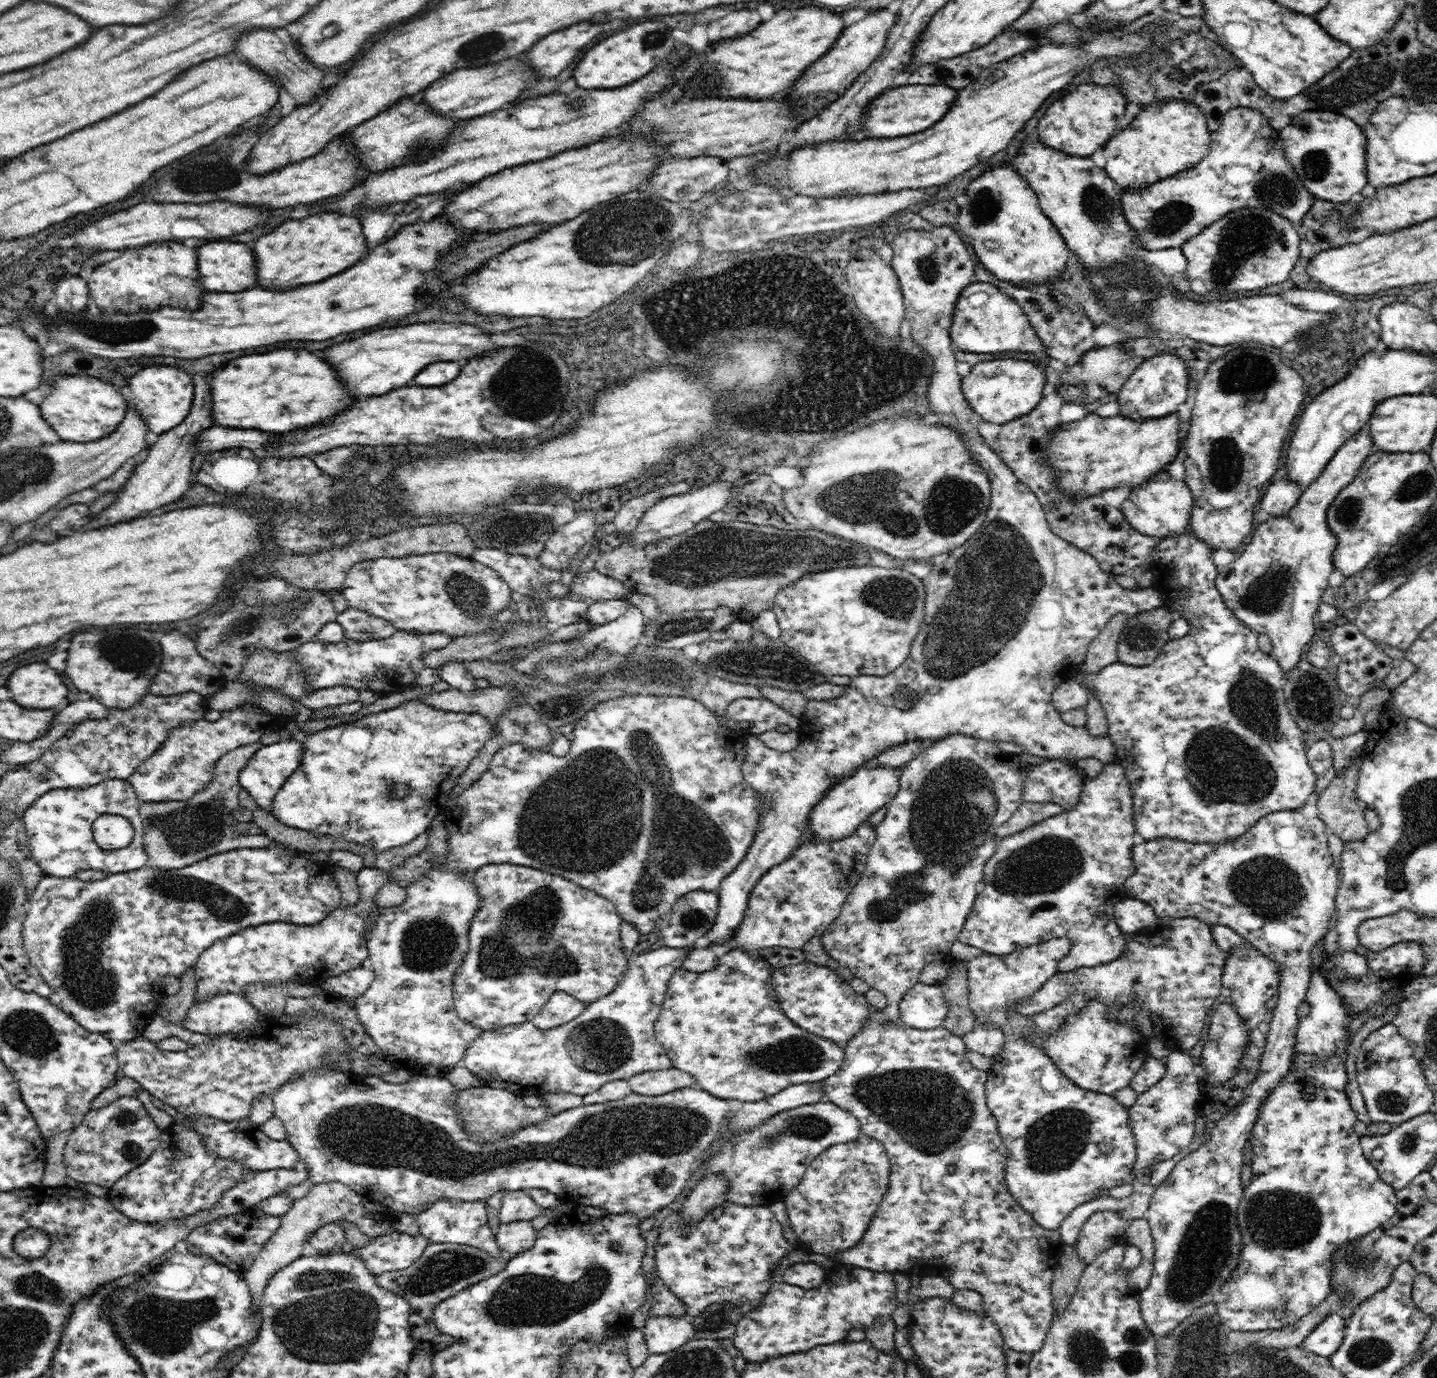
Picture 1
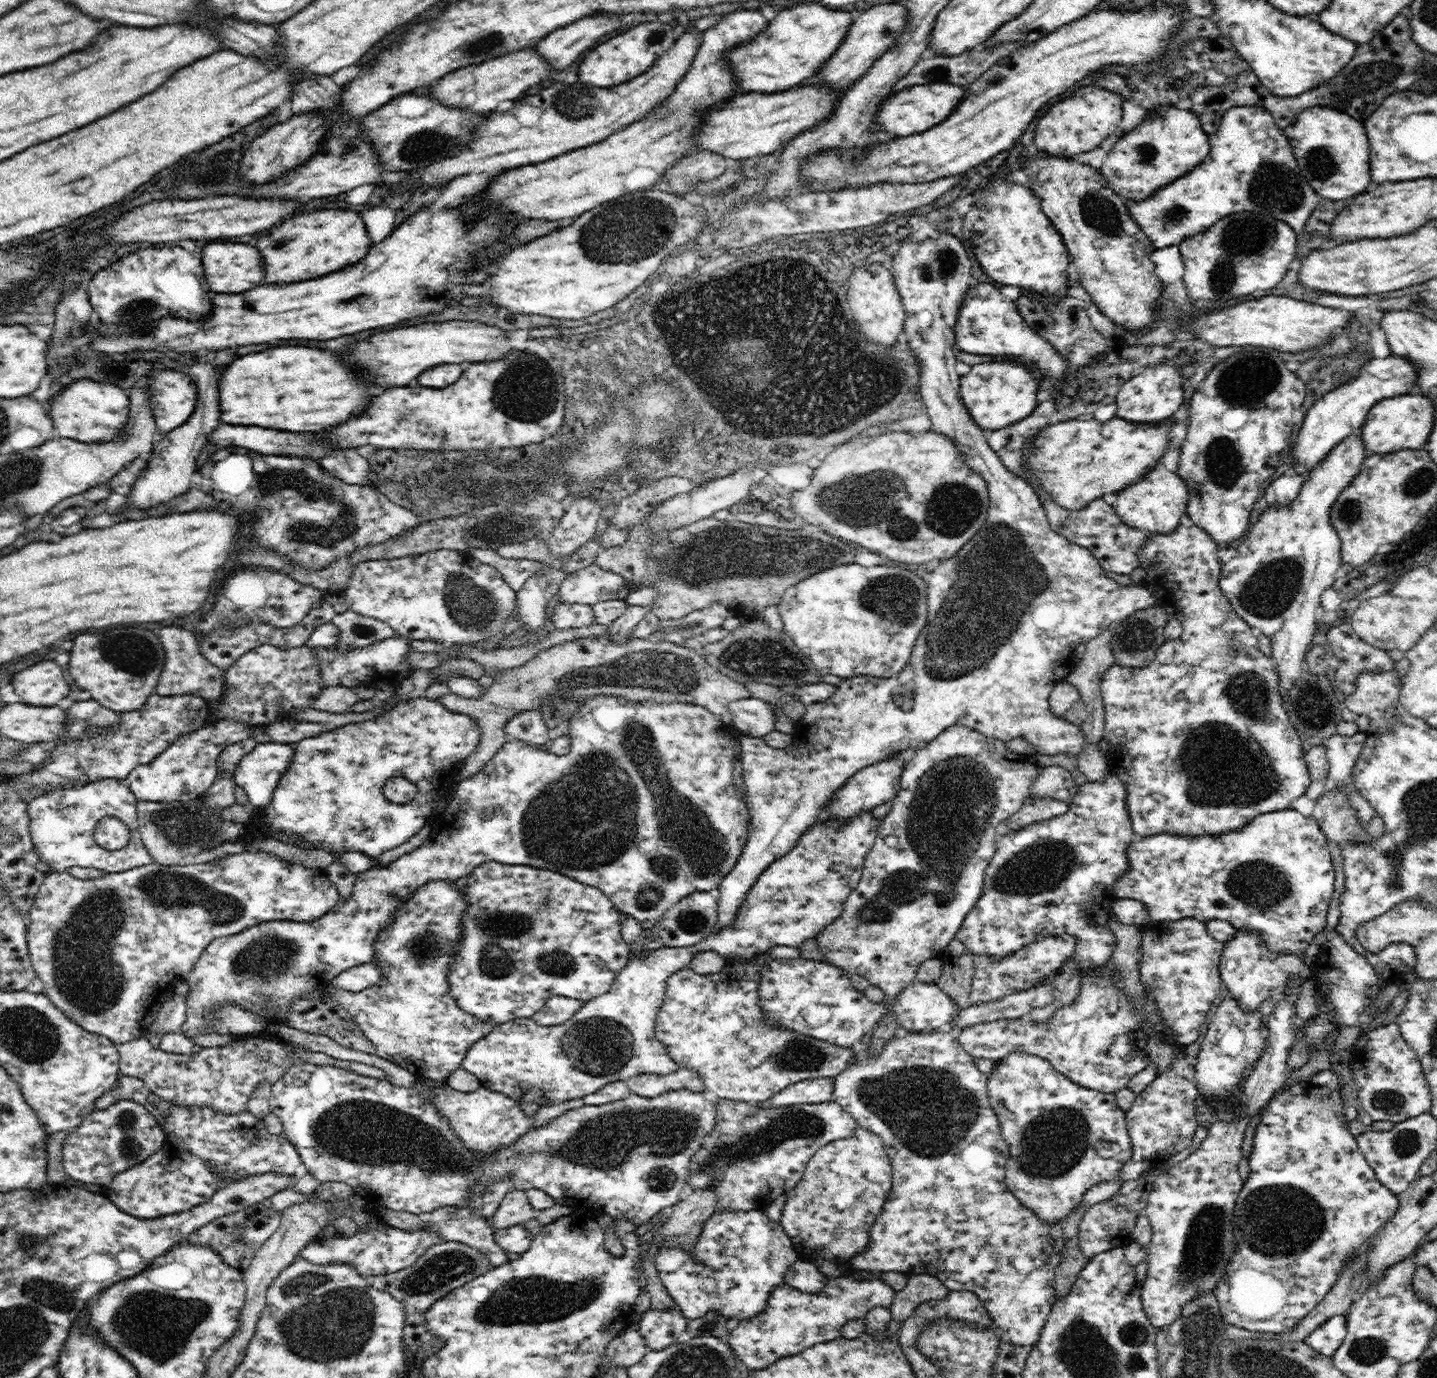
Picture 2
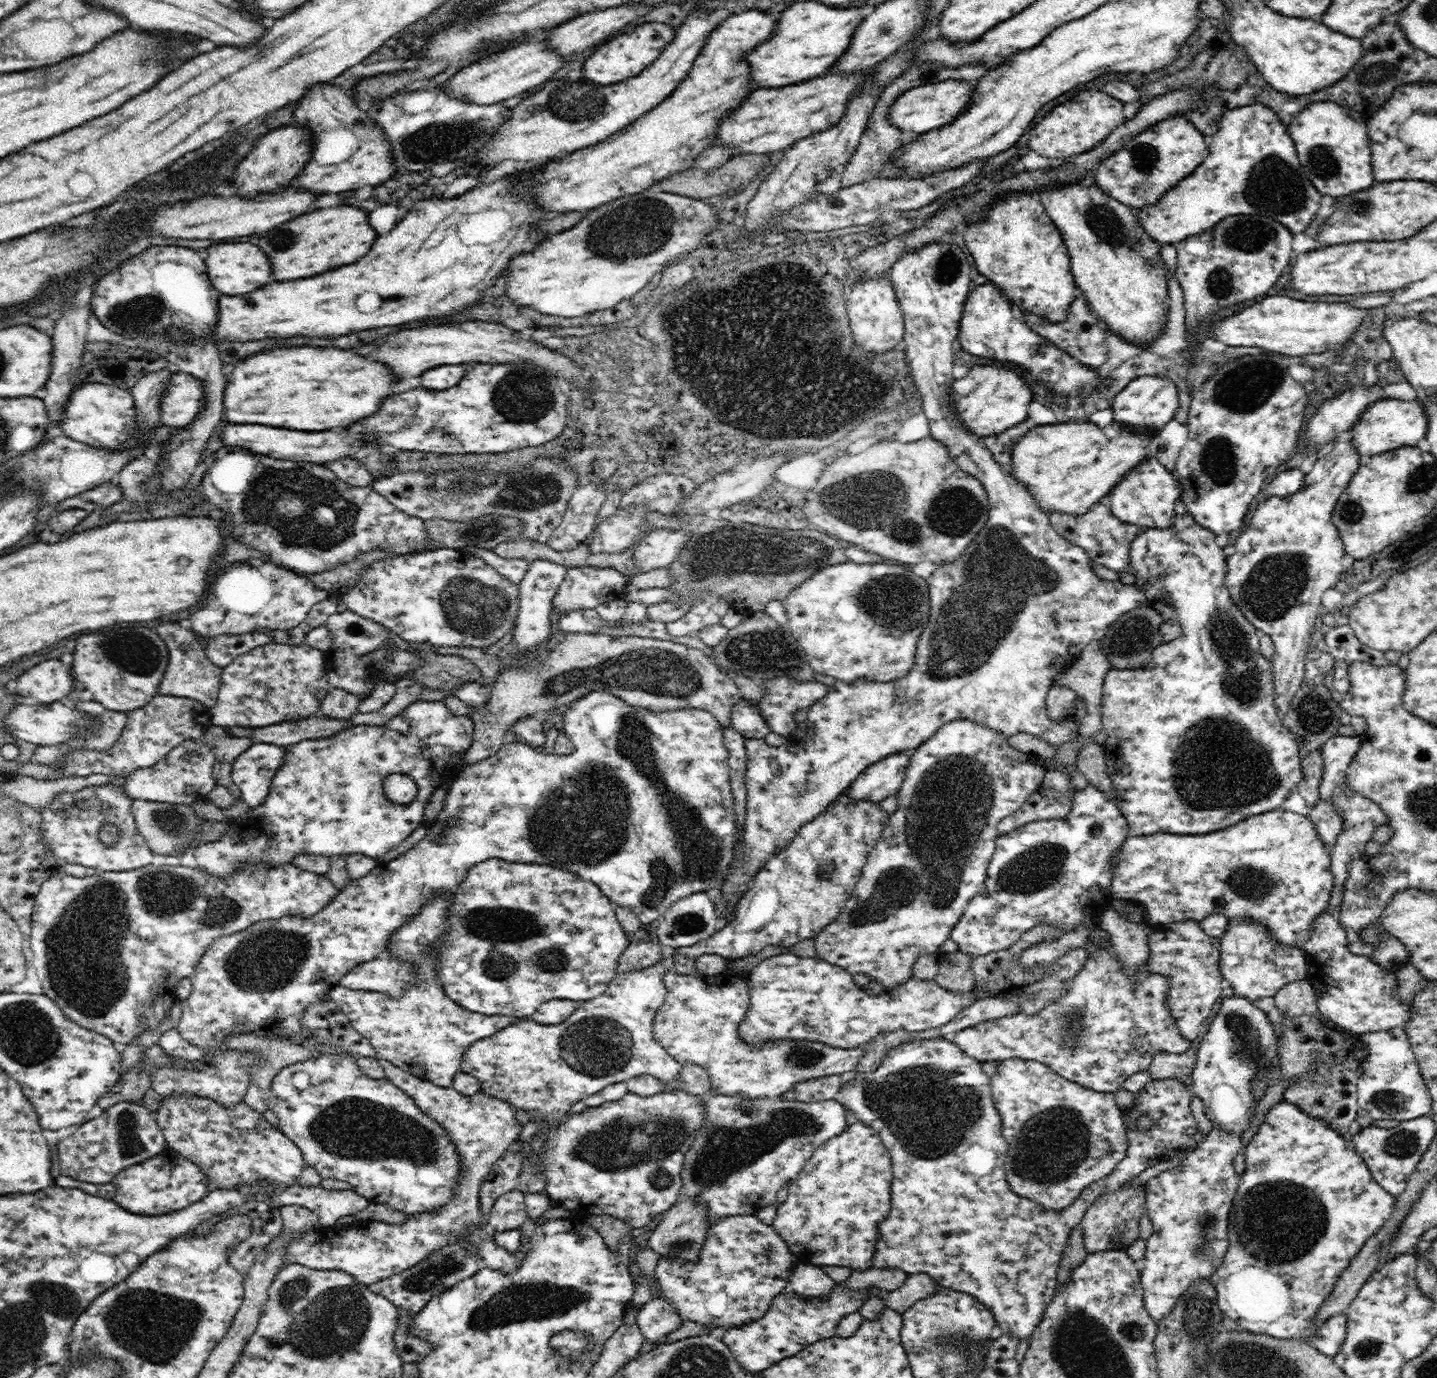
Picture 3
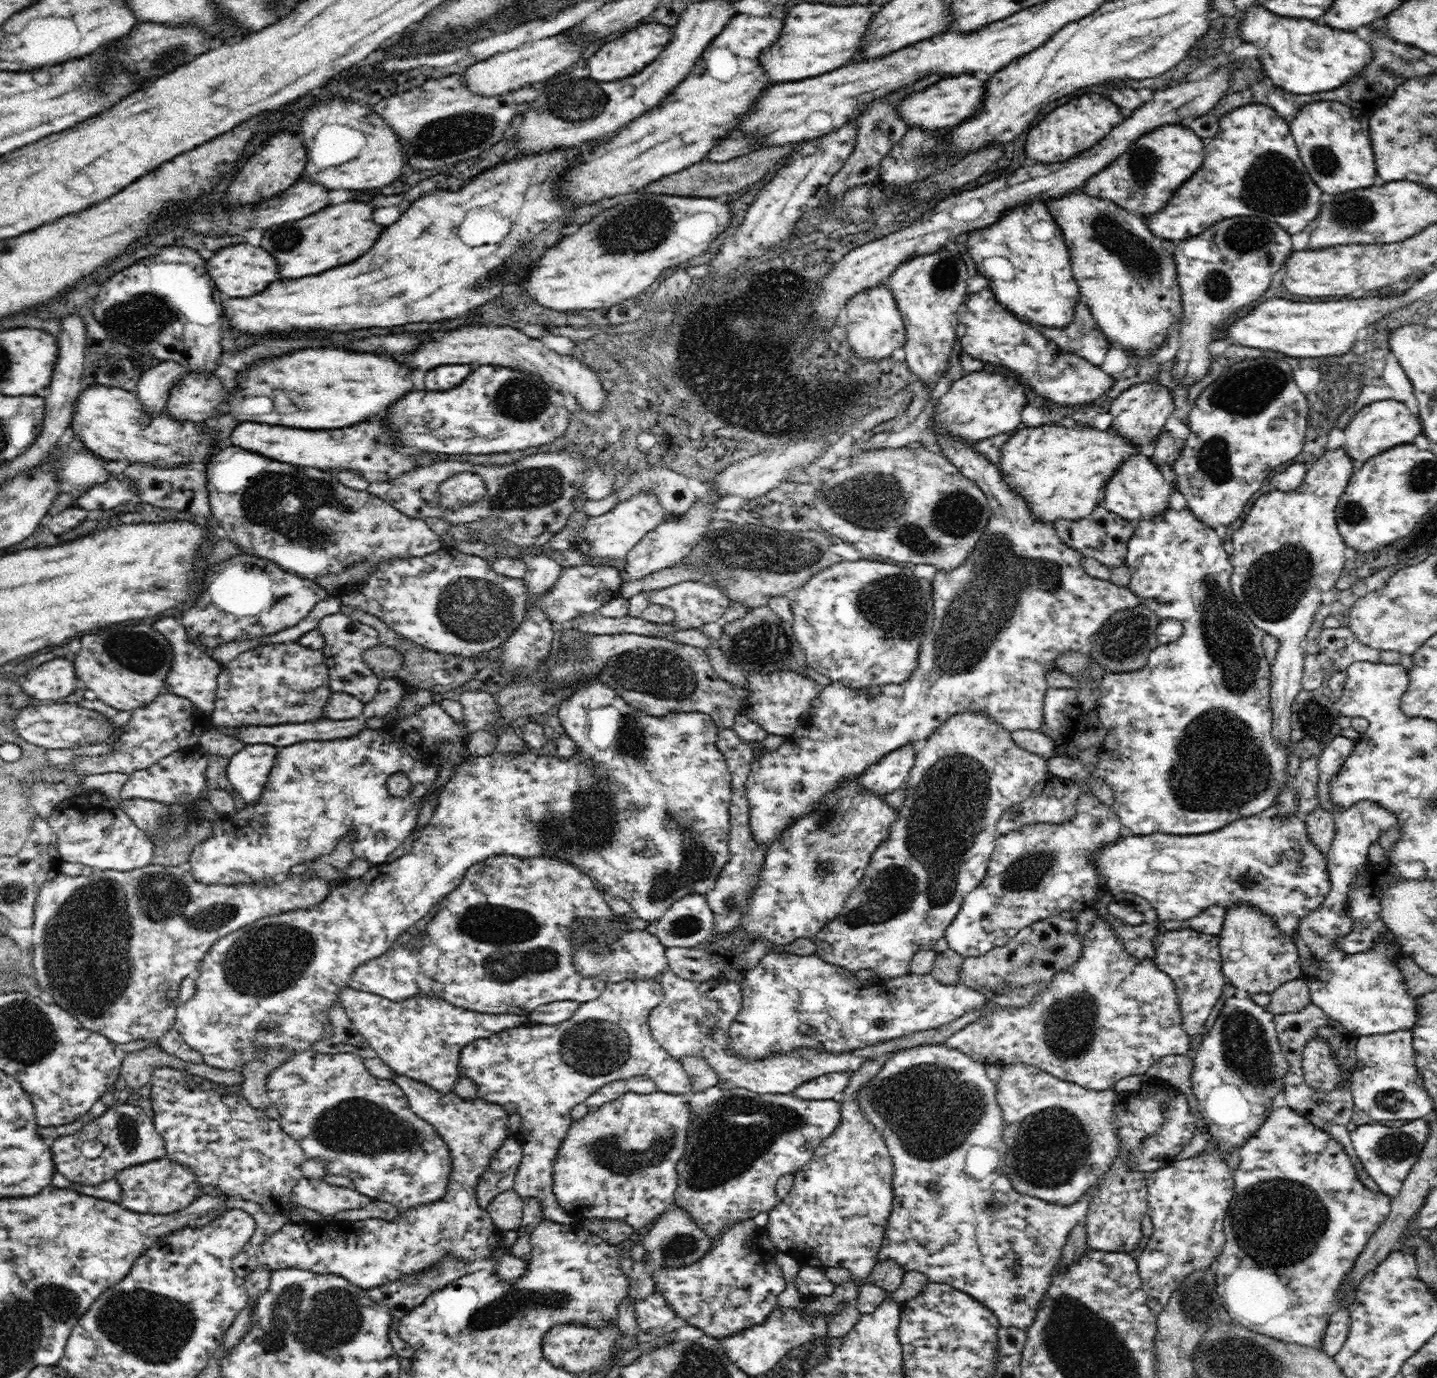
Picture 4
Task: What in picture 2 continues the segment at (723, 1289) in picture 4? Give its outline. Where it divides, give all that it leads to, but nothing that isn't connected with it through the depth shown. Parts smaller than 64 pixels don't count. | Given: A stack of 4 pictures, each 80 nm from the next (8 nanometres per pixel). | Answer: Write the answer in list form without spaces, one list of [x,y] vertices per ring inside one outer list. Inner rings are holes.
[[[715,1209],[701,1228],[700,1236],[691,1251],[680,1247],[660,1247],[656,1254],[658,1276],[684,1317],[697,1319],[708,1311],[720,1311],[728,1319],[737,1322],[759,1315],[766,1308],[771,1292],[784,1283],[784,1273],[788,1267],[799,1261],[784,1227],[759,1210]]]

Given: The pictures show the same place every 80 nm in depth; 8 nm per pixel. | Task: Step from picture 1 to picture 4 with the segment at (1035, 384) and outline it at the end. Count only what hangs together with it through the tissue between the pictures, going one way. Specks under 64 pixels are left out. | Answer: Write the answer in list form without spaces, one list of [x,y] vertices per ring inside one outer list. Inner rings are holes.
[[[976,371],[953,381],[947,393],[936,401],[933,412],[930,412],[928,416],[926,425],[932,429],[934,436],[936,433],[948,433],[954,439],[958,437],[964,439],[966,444],[976,443],[985,438],[1016,430],[1016,426],[1020,426],[1020,422],[1022,422],[1020,414],[1022,414],[1025,406],[1026,391],[1024,391],[1023,382],[1011,380],[1001,373],[994,374],[994,372]]]

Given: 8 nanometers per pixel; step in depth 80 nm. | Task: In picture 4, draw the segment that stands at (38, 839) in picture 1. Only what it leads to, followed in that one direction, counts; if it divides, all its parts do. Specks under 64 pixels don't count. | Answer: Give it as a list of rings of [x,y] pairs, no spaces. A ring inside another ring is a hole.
[[[89,789],[82,796],[62,800],[46,819],[56,833],[62,862],[84,864],[93,870],[126,872],[149,865],[153,860],[155,843],[122,809],[120,799],[108,799]]]

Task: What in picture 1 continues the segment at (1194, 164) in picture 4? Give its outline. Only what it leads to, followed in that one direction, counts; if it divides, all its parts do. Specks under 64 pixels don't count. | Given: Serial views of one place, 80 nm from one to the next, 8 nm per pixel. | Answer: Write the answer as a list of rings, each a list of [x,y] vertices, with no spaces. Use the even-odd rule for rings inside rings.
[[[1182,99],[1155,101],[1142,108],[1141,113],[1106,144],[1104,170],[1121,193],[1139,191],[1192,168],[1188,164],[1198,164],[1208,154],[1208,148],[1210,132],[1202,108]]]

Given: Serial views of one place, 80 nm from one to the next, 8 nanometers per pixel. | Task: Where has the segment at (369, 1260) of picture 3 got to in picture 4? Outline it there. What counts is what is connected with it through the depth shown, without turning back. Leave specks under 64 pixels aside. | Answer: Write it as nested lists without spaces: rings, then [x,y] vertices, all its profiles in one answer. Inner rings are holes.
[[[394,1072],[394,1076],[392,1076],[391,1079],[396,1082],[396,1084],[398,1084],[398,1086],[400,1086],[400,1088],[405,1092],[412,1112],[415,1112],[417,1116],[420,1116],[420,1118],[426,1120],[429,1122],[429,1124],[432,1124],[432,1126],[437,1129],[437,1132],[440,1134],[440,1137],[442,1137],[442,1140],[446,1141],[448,1149],[450,1149],[450,1157],[452,1157],[452,1172],[450,1172],[450,1178],[448,1178],[448,1188],[446,1188],[446,1194],[444,1194],[440,1200],[434,1200],[434,1202],[430,1202],[430,1204],[420,1204],[420,1206],[416,1206],[416,1208],[408,1208],[408,1210],[404,1210],[404,1212],[399,1212],[399,1215],[391,1221],[378,1218],[368,1218],[365,1220],[352,1222],[338,1220],[334,1220],[333,1222],[318,1222],[310,1220],[306,1221],[304,1224],[294,1224],[291,1221],[288,1221],[284,1224],[284,1226],[282,1226],[282,1228],[280,1228],[280,1230],[278,1230],[278,1232],[270,1234],[270,1236],[266,1238],[262,1244],[260,1244],[260,1248],[256,1250],[259,1267],[270,1267],[270,1272],[283,1268],[298,1267],[300,1270],[310,1270],[316,1274],[340,1275],[340,1277],[350,1281],[350,1283],[356,1286],[360,1286],[360,1288],[369,1289],[381,1284],[391,1283],[392,1281],[399,1280],[402,1275],[424,1270],[426,1267],[436,1264],[440,1258],[444,1258],[444,1256],[446,1256],[445,1254],[454,1256],[463,1262],[472,1264],[478,1258],[490,1260],[492,1254],[498,1250],[498,1248],[505,1248],[505,1246],[503,1246],[501,1243],[501,1238],[503,1237],[505,1231],[498,1230],[497,1226],[492,1220],[492,1217],[490,1216],[490,1213],[483,1208],[480,1208],[476,1196],[476,1186],[478,1186],[477,1182],[480,1180],[481,1174],[484,1172],[484,1170],[486,1170],[486,1166],[490,1164],[490,1156],[494,1156],[494,1152],[500,1148],[500,1144],[502,1144],[506,1138],[513,1137],[512,1134],[508,1135],[508,1111],[506,1111],[506,1109],[504,1109],[504,1107],[502,1107],[500,1104],[486,1102],[480,1098],[463,1099],[453,1090],[447,1092],[446,1094],[439,1093],[438,1091],[434,1090],[434,1088],[429,1087],[428,1085],[410,1077],[399,1075],[397,1072]]]

